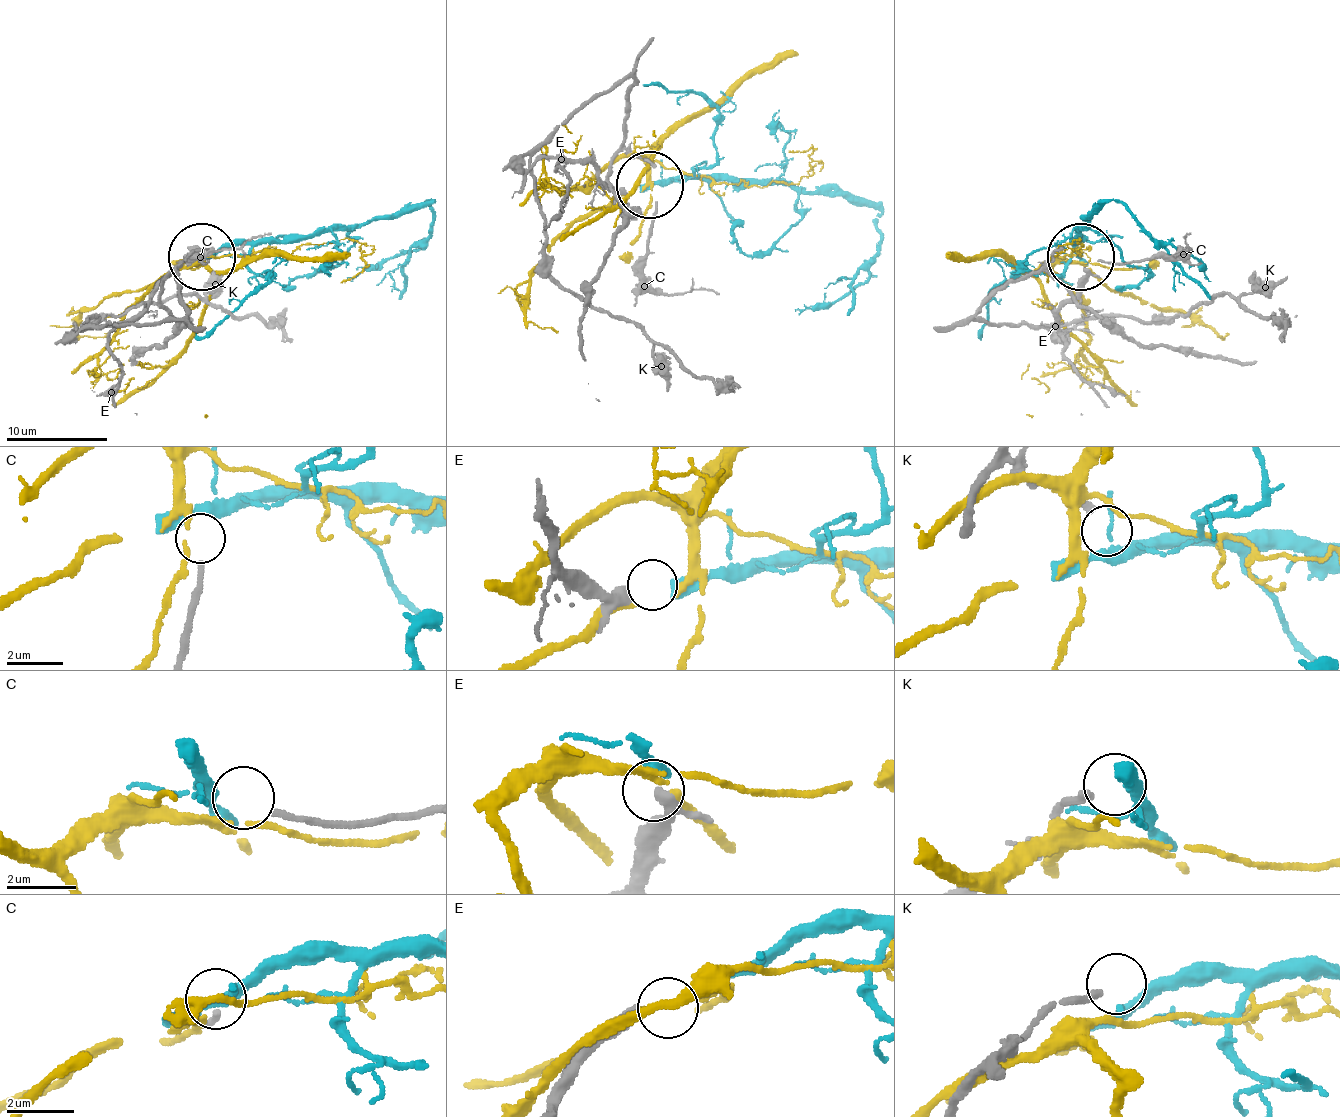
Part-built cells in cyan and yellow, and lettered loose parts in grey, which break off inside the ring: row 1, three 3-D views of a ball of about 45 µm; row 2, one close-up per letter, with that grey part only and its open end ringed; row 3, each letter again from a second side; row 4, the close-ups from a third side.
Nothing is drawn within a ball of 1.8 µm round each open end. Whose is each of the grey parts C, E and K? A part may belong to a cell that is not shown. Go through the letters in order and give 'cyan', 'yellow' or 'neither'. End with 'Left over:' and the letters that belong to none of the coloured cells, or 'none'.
C: neither
E: cyan
K: neither
Left over: C, K

